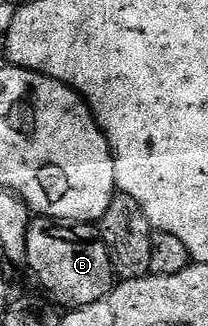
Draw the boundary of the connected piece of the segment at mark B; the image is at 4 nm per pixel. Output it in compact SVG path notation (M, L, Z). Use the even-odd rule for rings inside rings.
M46 217L32 218L26 266L31 267L36 281L63 309L93 305L93 301L101 301L101 297L108 295L117 283L109 249L105 249L105 241L99 235L98 226L90 223L68 223Z

